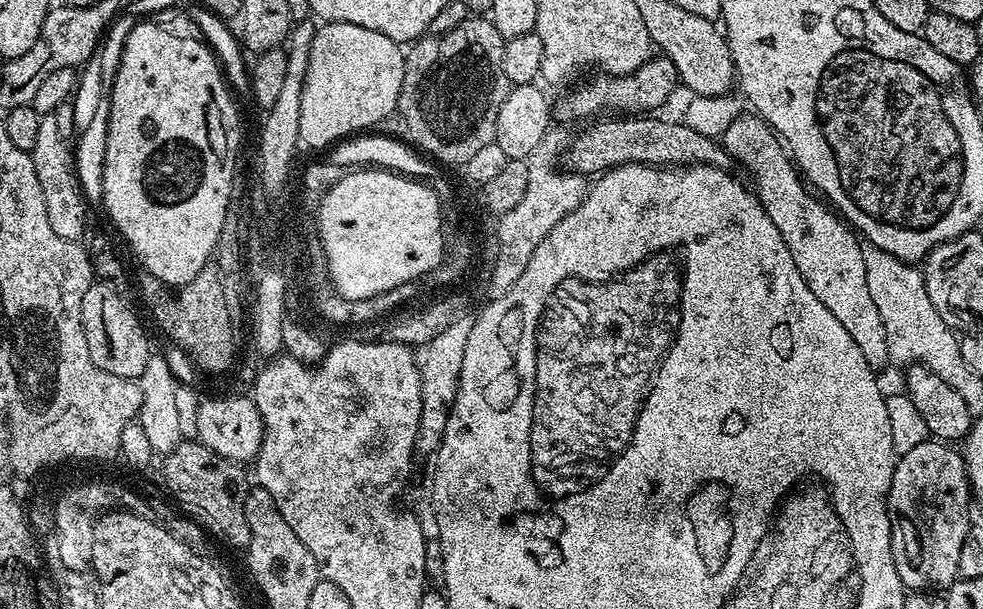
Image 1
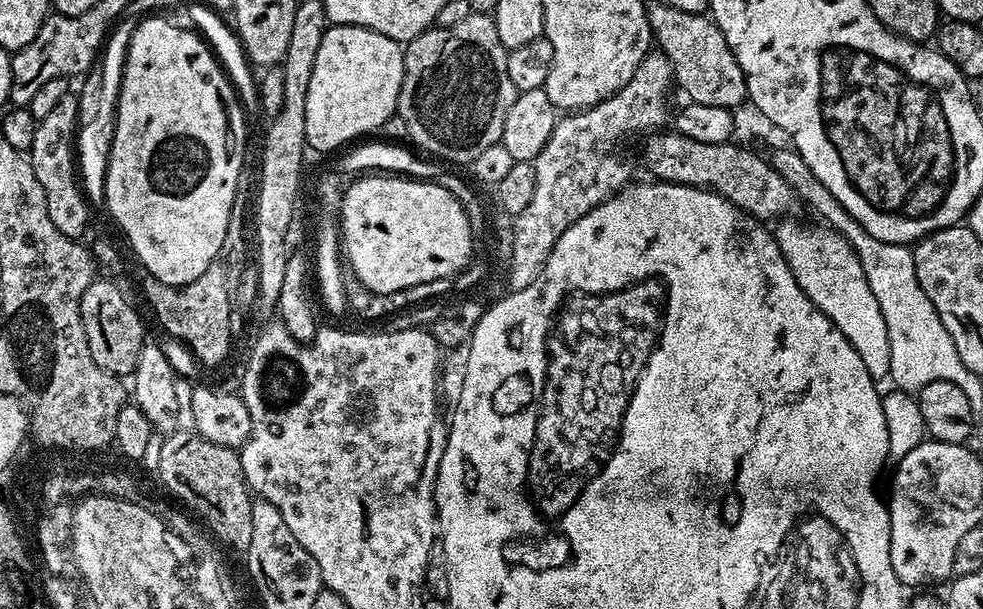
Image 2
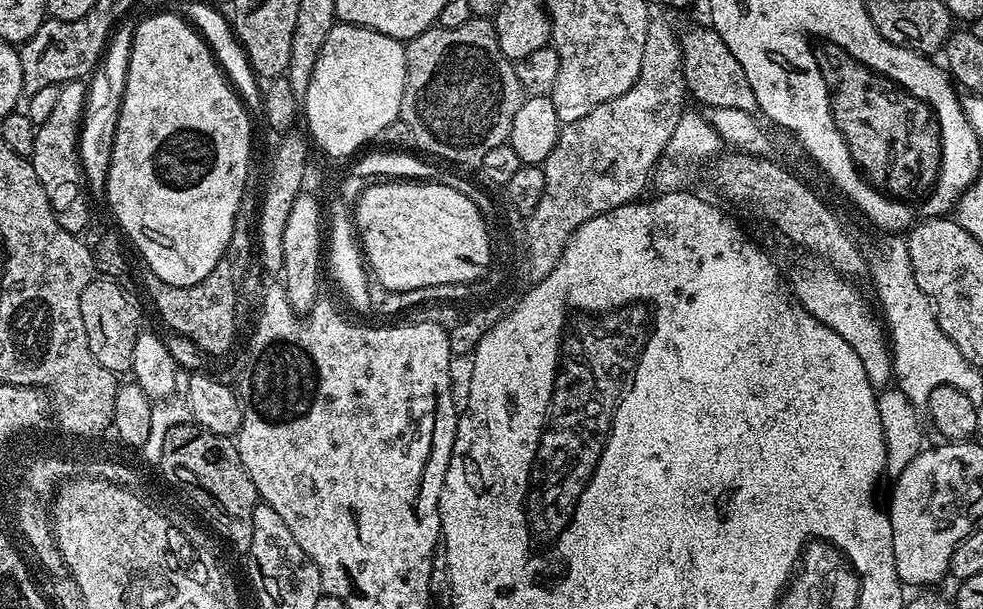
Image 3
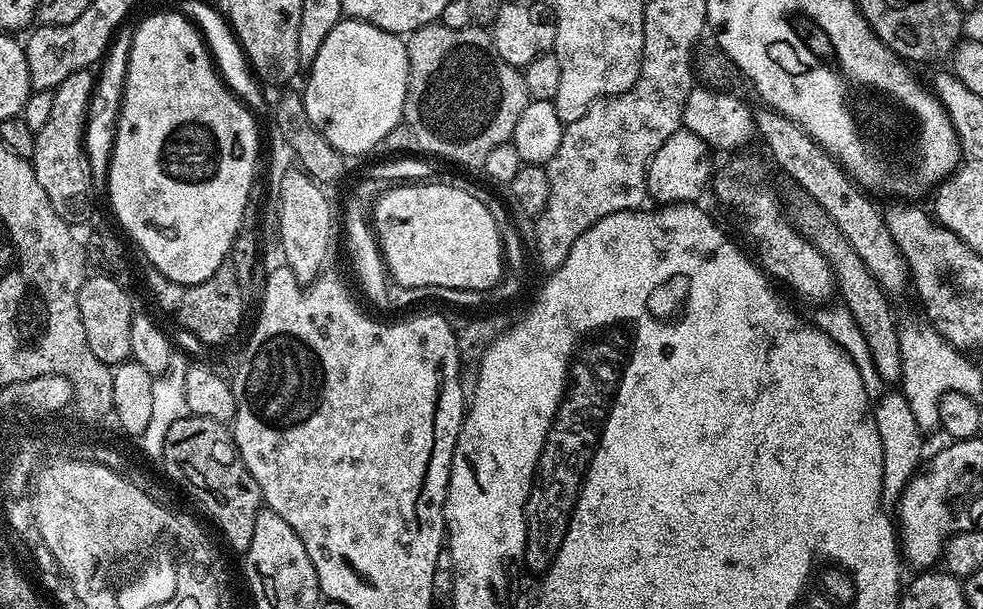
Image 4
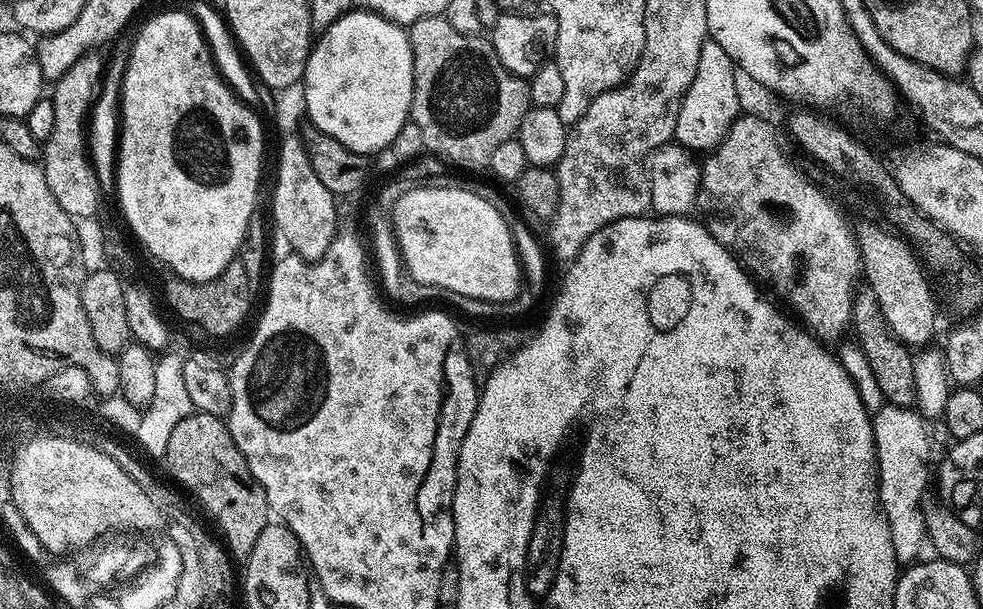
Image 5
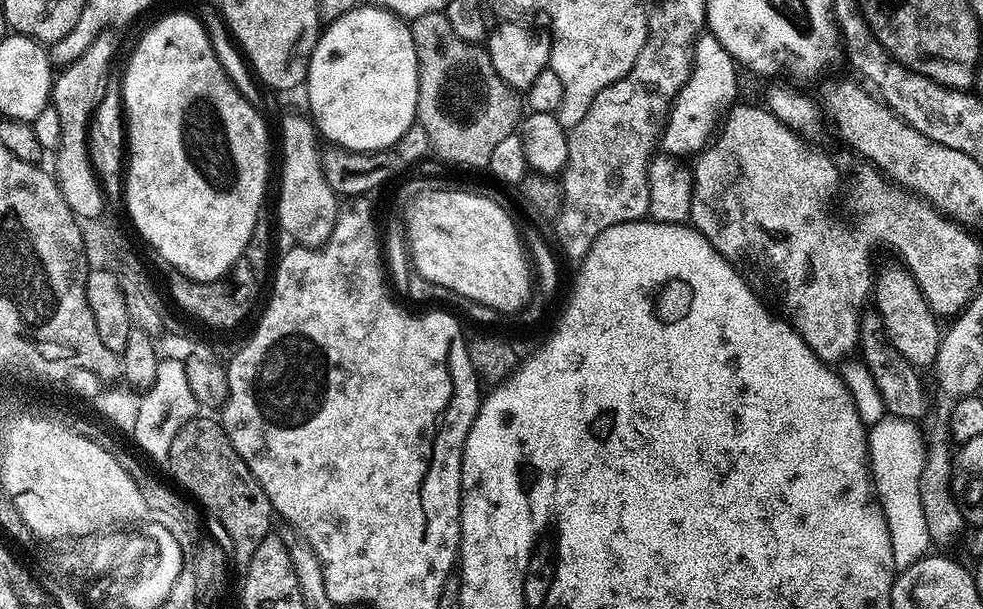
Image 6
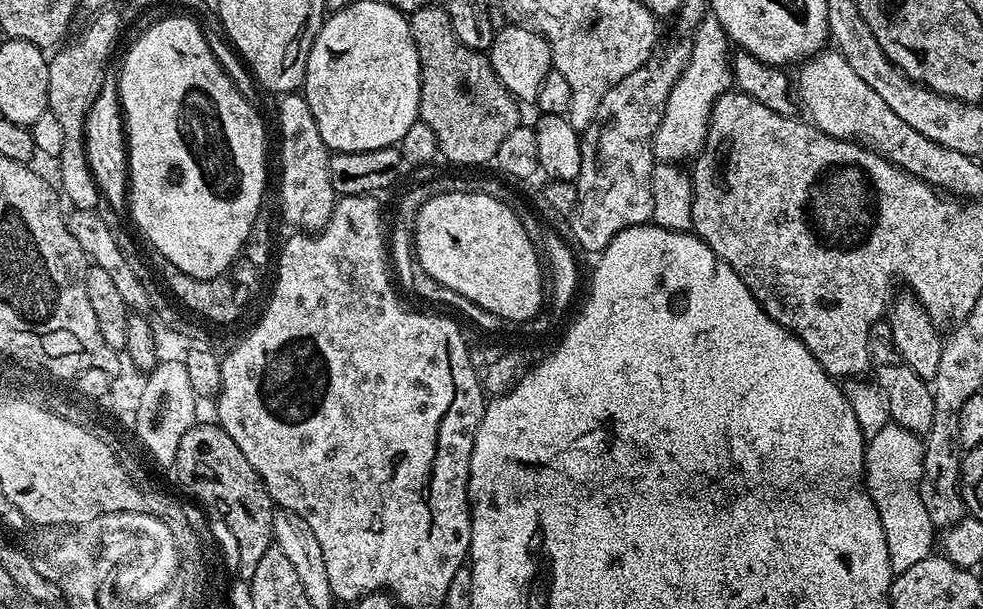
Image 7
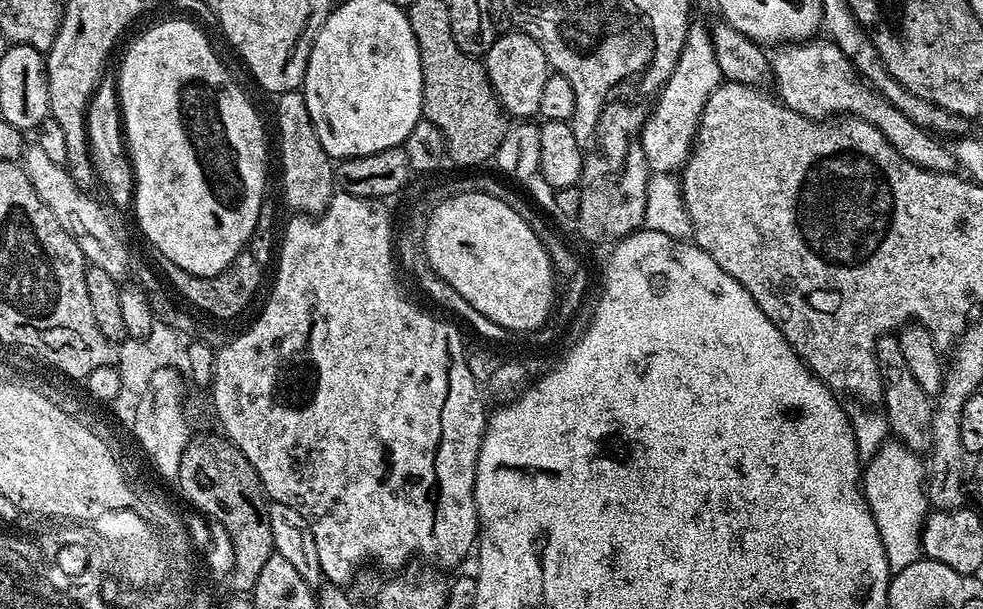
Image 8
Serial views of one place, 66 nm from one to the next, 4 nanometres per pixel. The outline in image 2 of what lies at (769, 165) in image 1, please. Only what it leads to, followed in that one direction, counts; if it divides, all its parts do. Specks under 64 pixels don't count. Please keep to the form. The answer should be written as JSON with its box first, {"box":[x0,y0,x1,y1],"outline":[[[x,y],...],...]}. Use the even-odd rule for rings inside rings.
{"box":[774,218,890,382],"outline":[[[784,218],[779,221],[780,229],[774,235],[798,286],[842,330],[846,342],[854,346],[858,358],[870,370],[872,379],[877,382],[887,381],[890,370],[890,334],[886,334],[886,318],[882,318],[882,310],[878,306],[878,298],[870,294],[870,282],[866,282],[866,270],[862,270],[862,262],[858,262],[858,254],[850,246],[850,242],[833,228],[803,228],[796,220]]]}

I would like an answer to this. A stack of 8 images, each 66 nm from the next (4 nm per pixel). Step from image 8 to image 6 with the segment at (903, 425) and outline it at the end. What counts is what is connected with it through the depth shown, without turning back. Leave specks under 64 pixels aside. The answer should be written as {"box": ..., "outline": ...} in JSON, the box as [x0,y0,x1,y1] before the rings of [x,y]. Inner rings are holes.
{"box":[858,310,928,421],"outline":[[[876,310],[865,311],[861,315],[858,356],[870,370],[870,378],[874,378],[874,383],[878,385],[878,394],[882,394],[885,413],[907,420],[923,421],[923,416],[928,412],[928,402],[924,386],[920,382],[921,373],[891,344],[886,326],[883,325],[883,318]]]}

